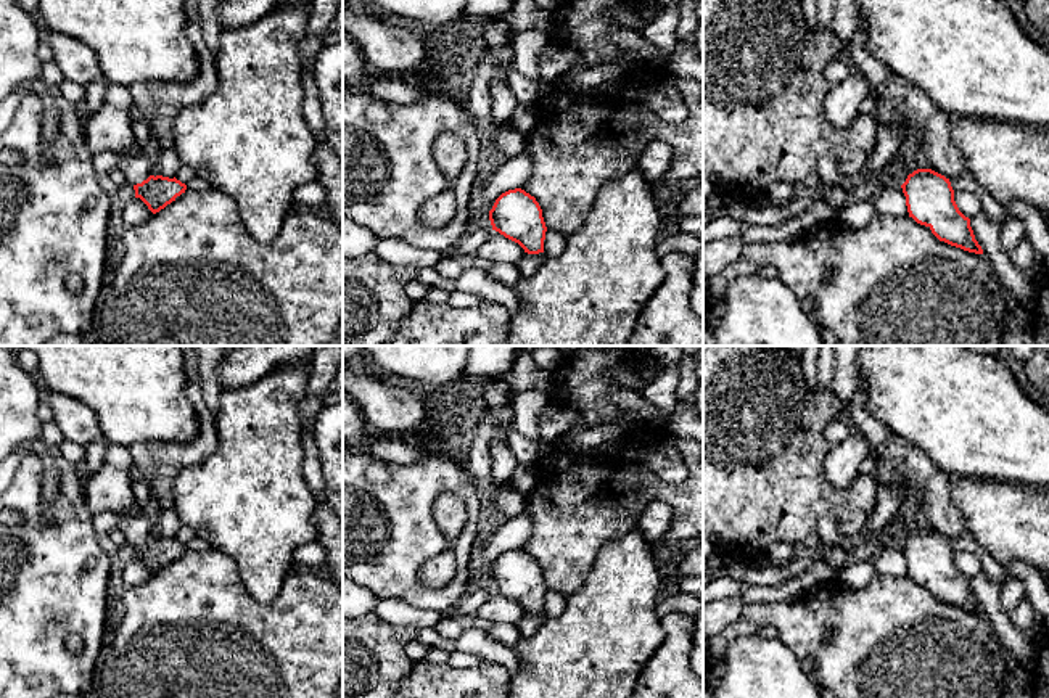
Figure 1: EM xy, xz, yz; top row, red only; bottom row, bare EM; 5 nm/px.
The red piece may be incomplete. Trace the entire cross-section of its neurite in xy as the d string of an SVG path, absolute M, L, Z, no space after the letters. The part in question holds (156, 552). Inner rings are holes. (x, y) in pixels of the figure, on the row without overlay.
M100 511L92 518L95 534L109 534L119 529L125 542L135 550L135 558L140 558L148 569L156 574L167 565L175 561L177 556L185 553L187 545L180 540L153 536L153 523L142 513L137 511Z

